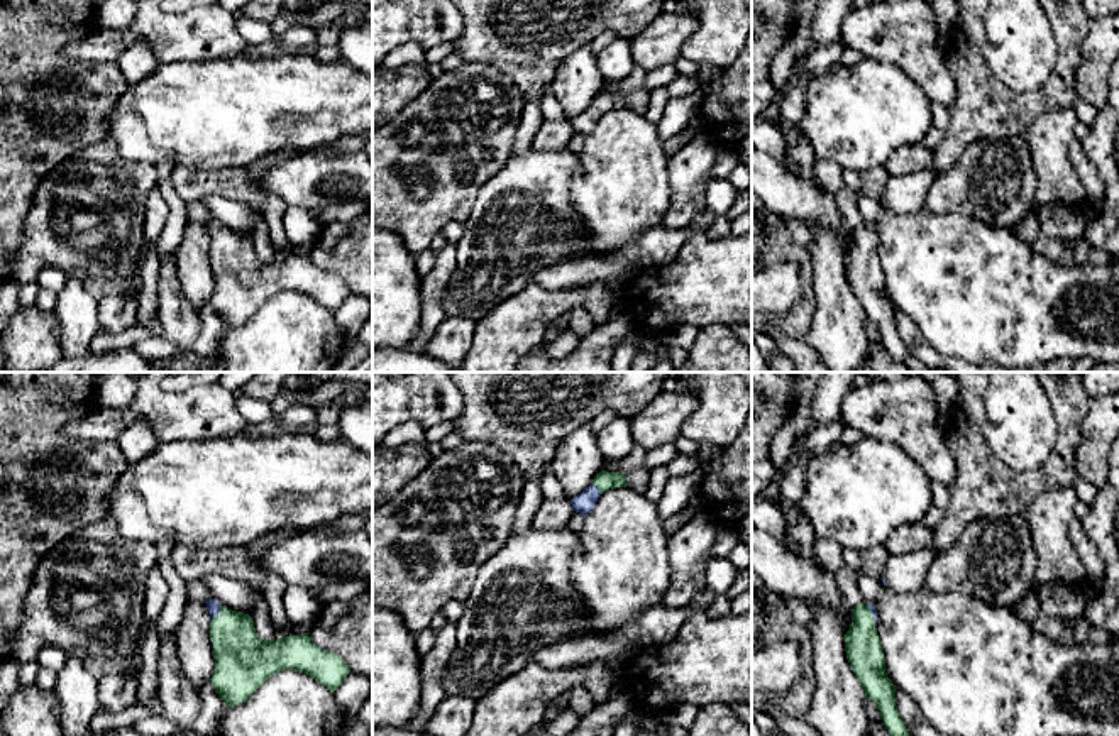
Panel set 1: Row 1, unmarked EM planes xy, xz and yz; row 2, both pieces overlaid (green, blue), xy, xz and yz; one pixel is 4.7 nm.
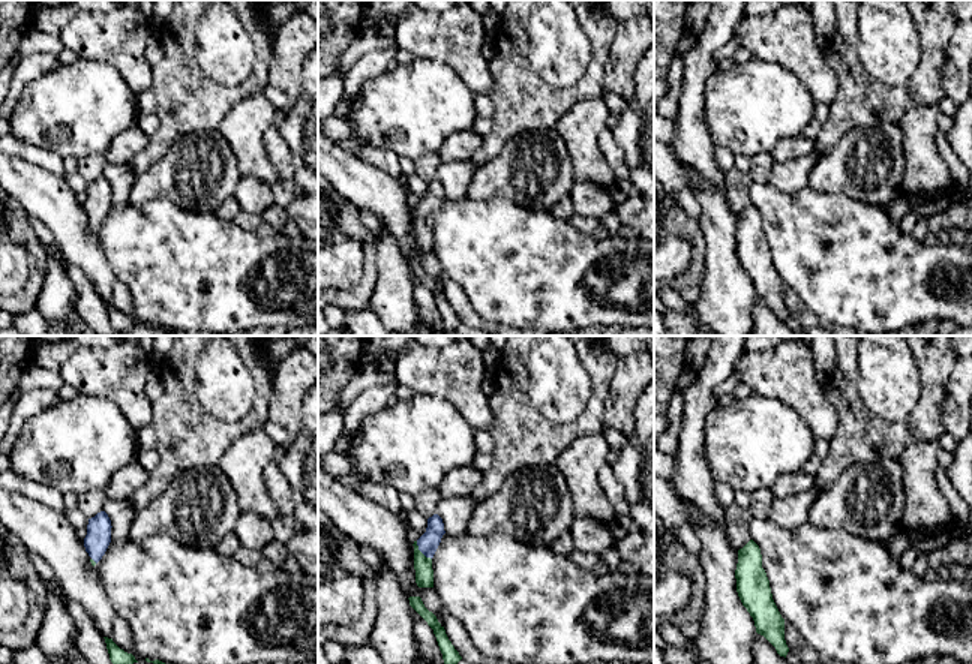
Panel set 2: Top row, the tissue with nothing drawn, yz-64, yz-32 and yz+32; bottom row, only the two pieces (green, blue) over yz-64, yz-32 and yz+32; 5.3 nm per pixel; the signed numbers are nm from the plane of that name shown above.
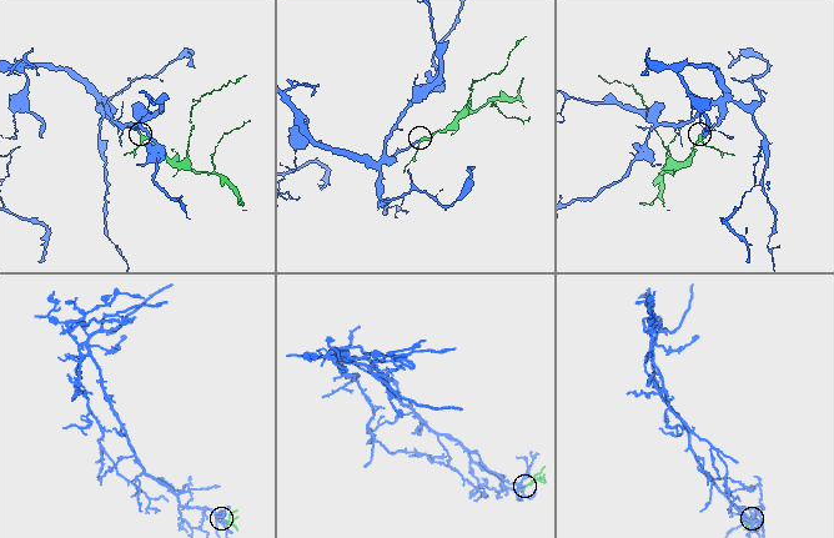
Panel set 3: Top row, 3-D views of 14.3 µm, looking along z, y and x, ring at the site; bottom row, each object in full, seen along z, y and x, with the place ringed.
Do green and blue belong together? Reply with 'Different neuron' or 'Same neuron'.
Same neuron

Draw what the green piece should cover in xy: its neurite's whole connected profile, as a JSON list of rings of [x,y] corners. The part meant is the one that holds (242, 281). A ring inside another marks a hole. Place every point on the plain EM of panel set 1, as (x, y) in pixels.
[[[205,222],[212,239],[210,261],[215,289],[210,299],[227,328],[245,323],[269,298],[281,291],[298,291],[335,313],[350,294],[333,272],[317,267],[308,255],[261,261],[249,235]]]

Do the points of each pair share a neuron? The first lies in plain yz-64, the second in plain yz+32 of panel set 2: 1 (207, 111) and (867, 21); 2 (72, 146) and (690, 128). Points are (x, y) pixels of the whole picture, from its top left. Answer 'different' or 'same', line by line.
1: different
2: different

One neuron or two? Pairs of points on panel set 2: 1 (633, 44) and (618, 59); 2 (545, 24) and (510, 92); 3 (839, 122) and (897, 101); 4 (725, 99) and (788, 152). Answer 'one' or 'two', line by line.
1: one
2: two
3: one
4: two

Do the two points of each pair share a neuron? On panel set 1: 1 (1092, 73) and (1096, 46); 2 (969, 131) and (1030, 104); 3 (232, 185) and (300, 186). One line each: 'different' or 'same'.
1: same
2: same
3: different

